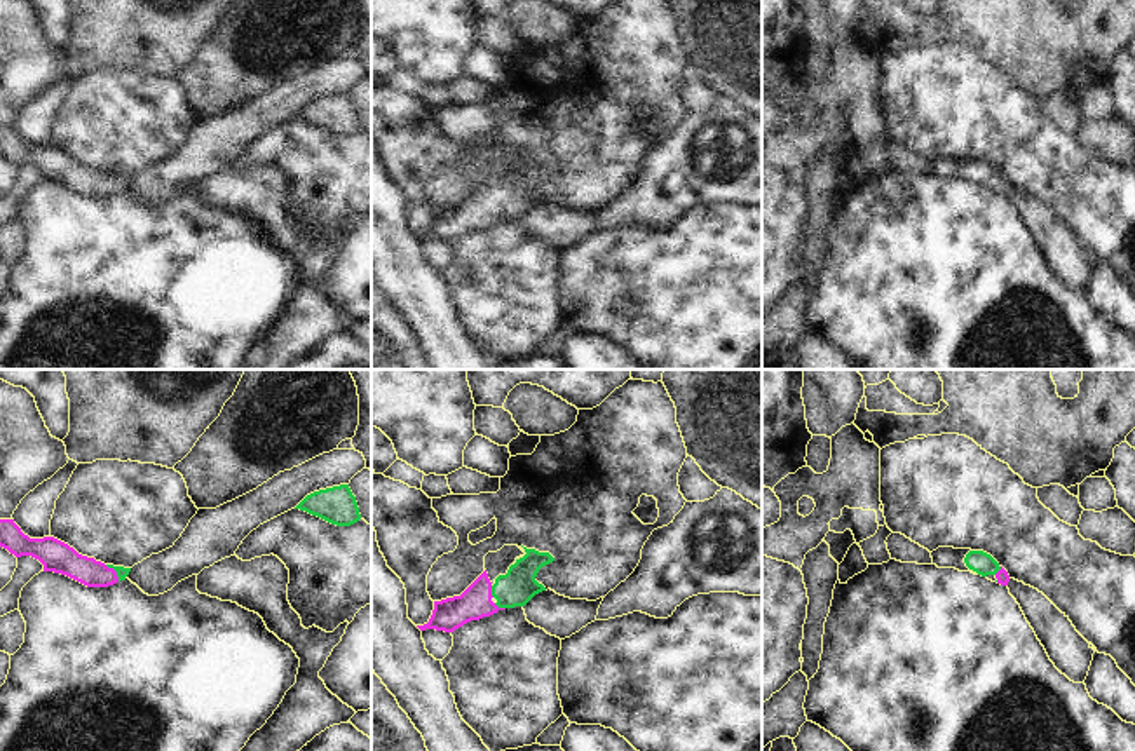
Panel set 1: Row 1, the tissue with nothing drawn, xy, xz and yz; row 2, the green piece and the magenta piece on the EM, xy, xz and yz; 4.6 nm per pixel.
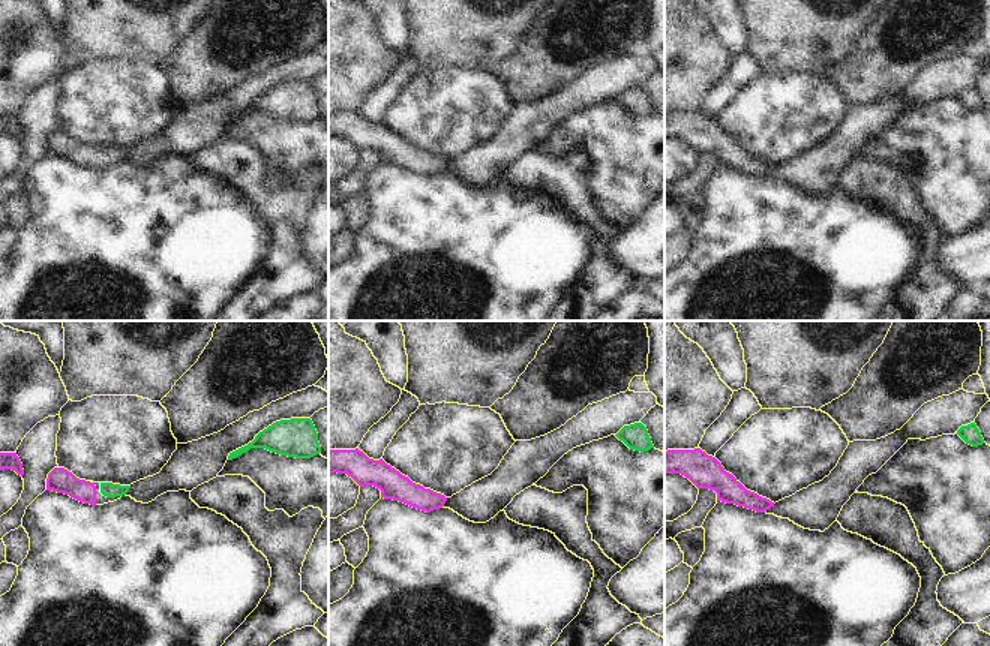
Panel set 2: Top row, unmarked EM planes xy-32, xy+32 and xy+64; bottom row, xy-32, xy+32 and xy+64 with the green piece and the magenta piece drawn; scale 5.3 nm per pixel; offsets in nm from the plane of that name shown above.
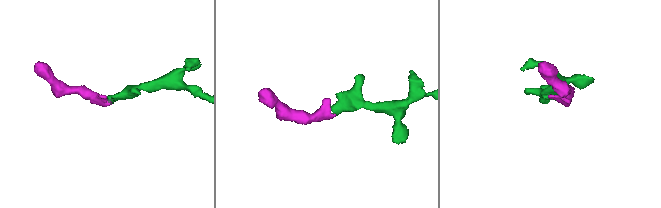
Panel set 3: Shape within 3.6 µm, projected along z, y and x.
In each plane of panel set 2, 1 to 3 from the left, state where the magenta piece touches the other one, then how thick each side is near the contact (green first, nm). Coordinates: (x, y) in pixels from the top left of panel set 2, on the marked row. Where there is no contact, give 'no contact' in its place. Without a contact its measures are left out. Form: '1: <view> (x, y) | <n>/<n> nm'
1: no contact
2: no contact
3: no contact

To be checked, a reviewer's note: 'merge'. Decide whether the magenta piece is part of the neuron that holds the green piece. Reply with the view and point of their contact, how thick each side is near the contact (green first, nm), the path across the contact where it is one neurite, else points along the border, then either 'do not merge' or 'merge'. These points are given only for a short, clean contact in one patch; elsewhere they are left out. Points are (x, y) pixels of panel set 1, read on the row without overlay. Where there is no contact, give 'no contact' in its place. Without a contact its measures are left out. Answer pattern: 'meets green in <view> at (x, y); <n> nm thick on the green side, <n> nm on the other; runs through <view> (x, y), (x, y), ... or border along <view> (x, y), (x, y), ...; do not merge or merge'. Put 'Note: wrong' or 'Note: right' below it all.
meets green in xy at (115, 180); 50 nm thick on the green side, 140 nm on the other; runs through xy (122, 182), (115, 180), (84, 180), (65, 169); merge
Note: right

